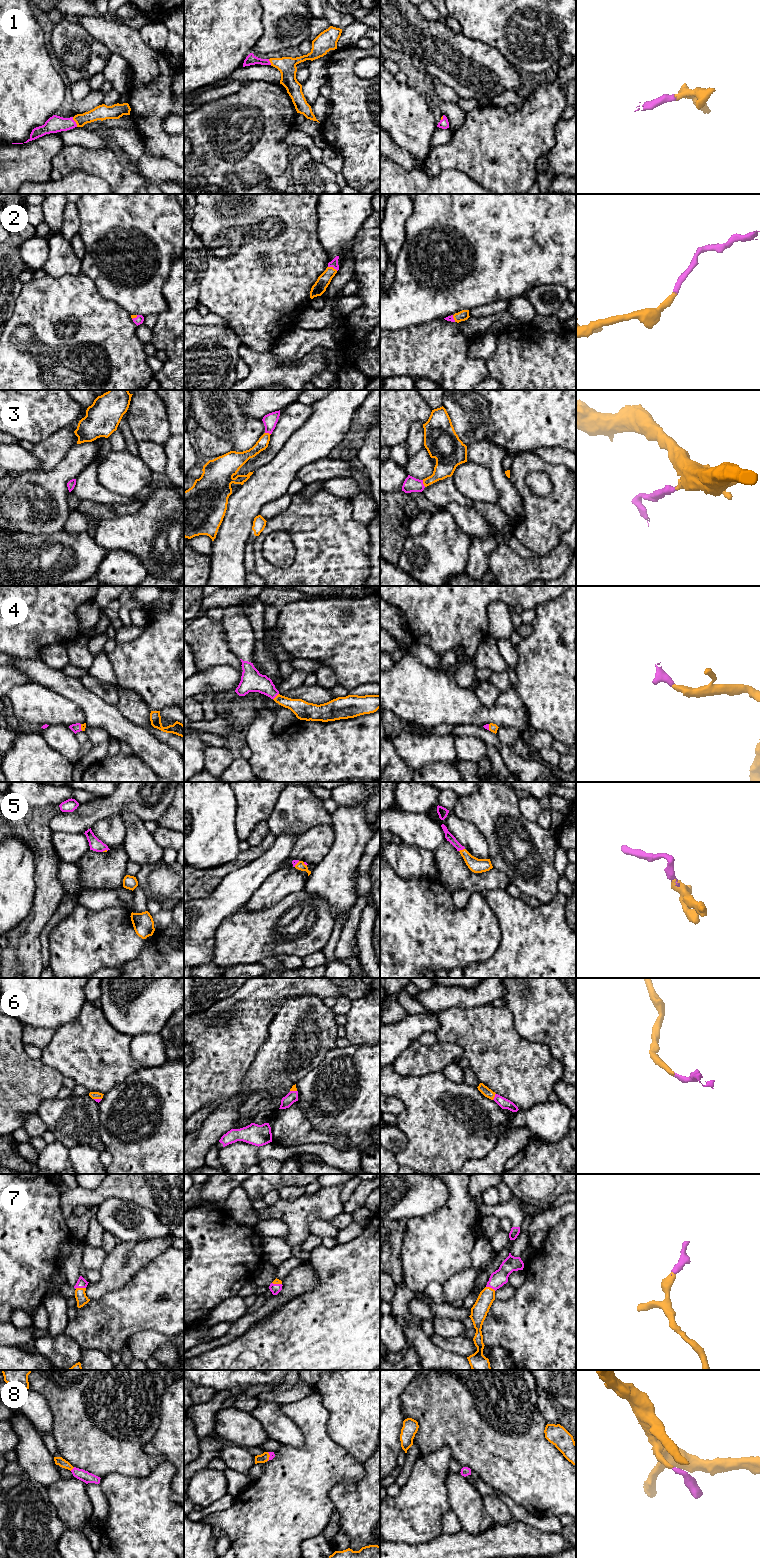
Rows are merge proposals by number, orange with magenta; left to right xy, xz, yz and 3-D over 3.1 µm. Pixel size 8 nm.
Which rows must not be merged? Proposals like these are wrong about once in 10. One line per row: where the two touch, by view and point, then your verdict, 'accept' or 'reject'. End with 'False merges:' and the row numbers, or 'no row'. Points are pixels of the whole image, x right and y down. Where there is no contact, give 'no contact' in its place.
1: meets orange in xy at (75, 121); accept
2: meets orange in xz at (333, 268); accept
3: meets orange in yz at (423, 483); accept
4: meets orange in xz at (276, 696); accept
5: meets orange in yz at (461, 850); accept
6: meets orange in yz at (494, 1096); accept
7: meets orange in xy at (80, 1288); accept
8: meets orange in xy at (72, 1468); accept
False merges: no row

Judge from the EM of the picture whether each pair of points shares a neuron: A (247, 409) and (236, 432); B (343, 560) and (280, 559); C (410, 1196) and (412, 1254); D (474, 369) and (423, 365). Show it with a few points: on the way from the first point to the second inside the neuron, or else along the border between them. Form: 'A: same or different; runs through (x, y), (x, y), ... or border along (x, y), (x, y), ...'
A: different; border along (239, 405), (246, 416), (261, 420)
B: different; border along (295, 556), (294, 561), (284, 568), (271, 563)
C: different; border along (434, 1211), (410, 1217), (405, 1221)
D: same; runs through (461, 364), (448, 364), (444, 366), (436, 360)

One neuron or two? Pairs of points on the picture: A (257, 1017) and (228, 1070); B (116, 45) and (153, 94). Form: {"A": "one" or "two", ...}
{"A": "one", "B": "one"}

